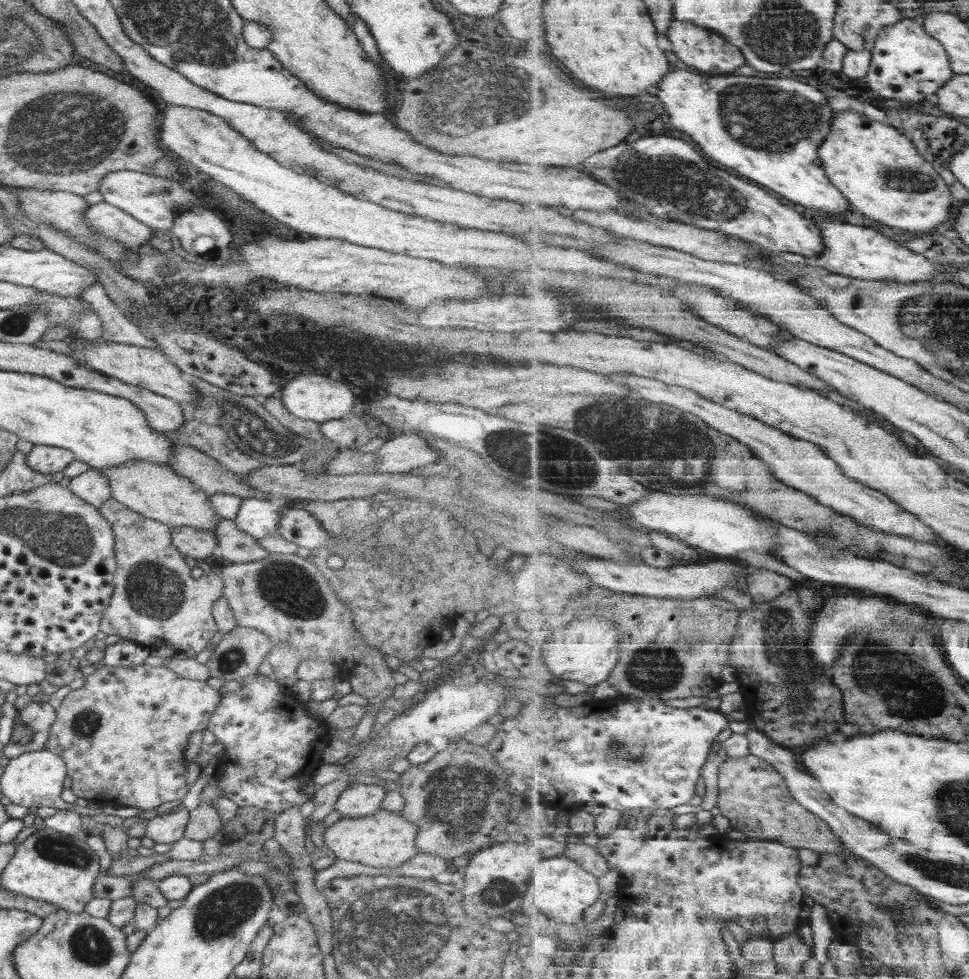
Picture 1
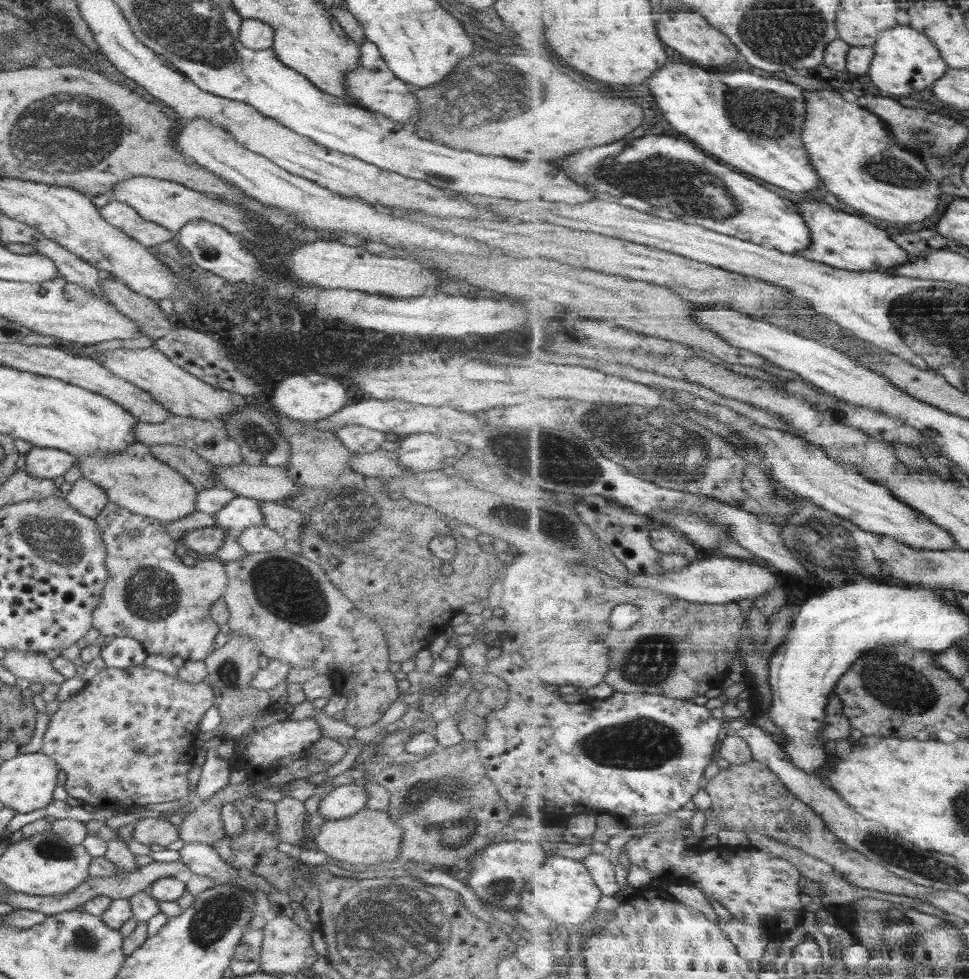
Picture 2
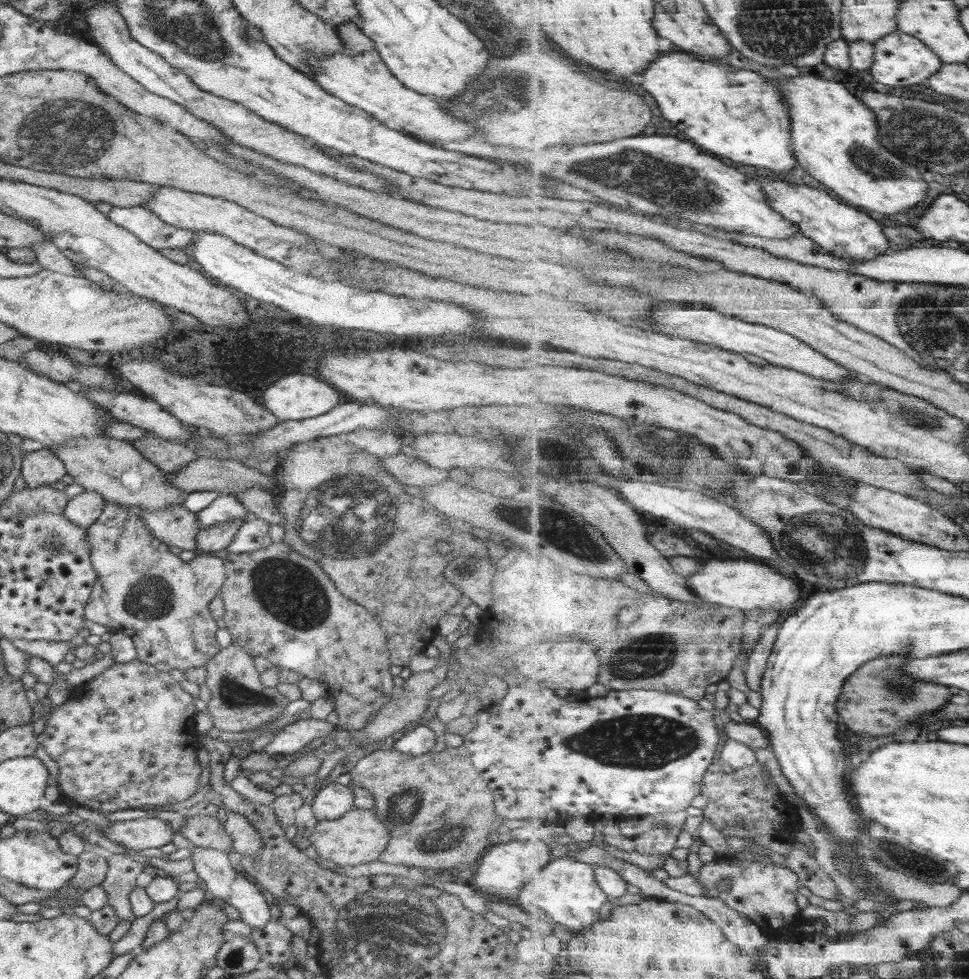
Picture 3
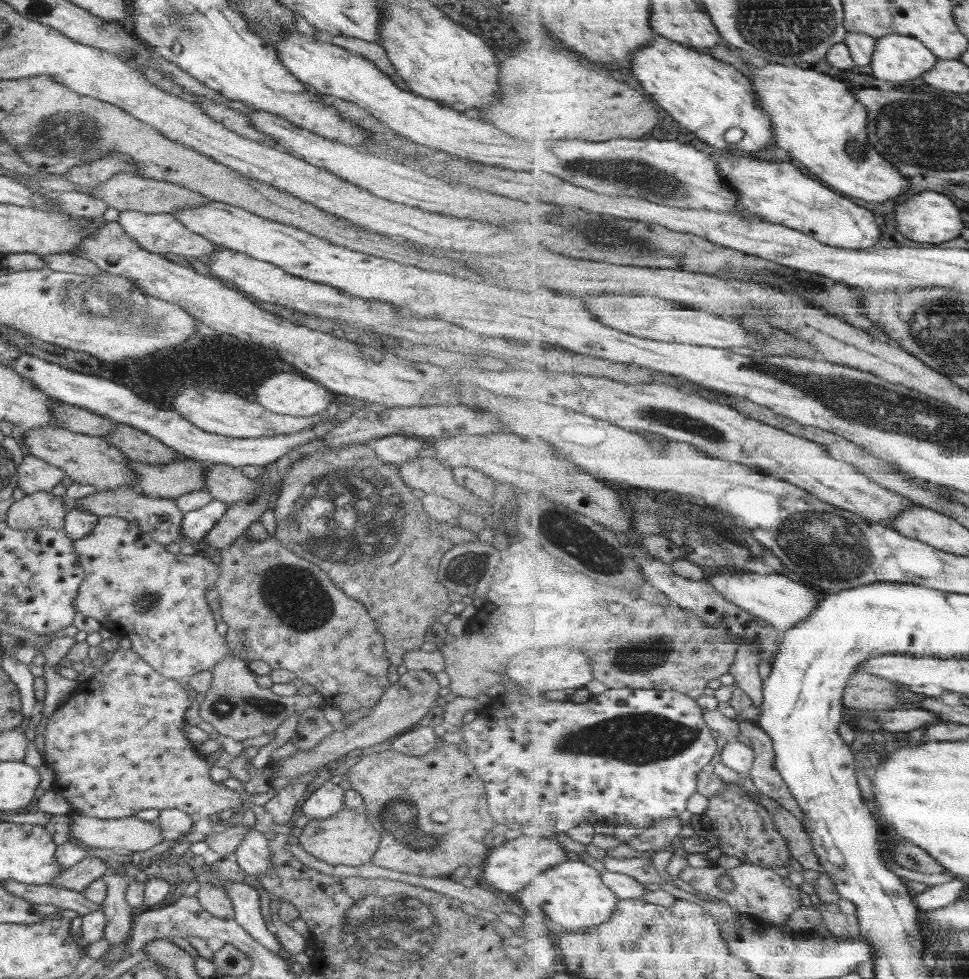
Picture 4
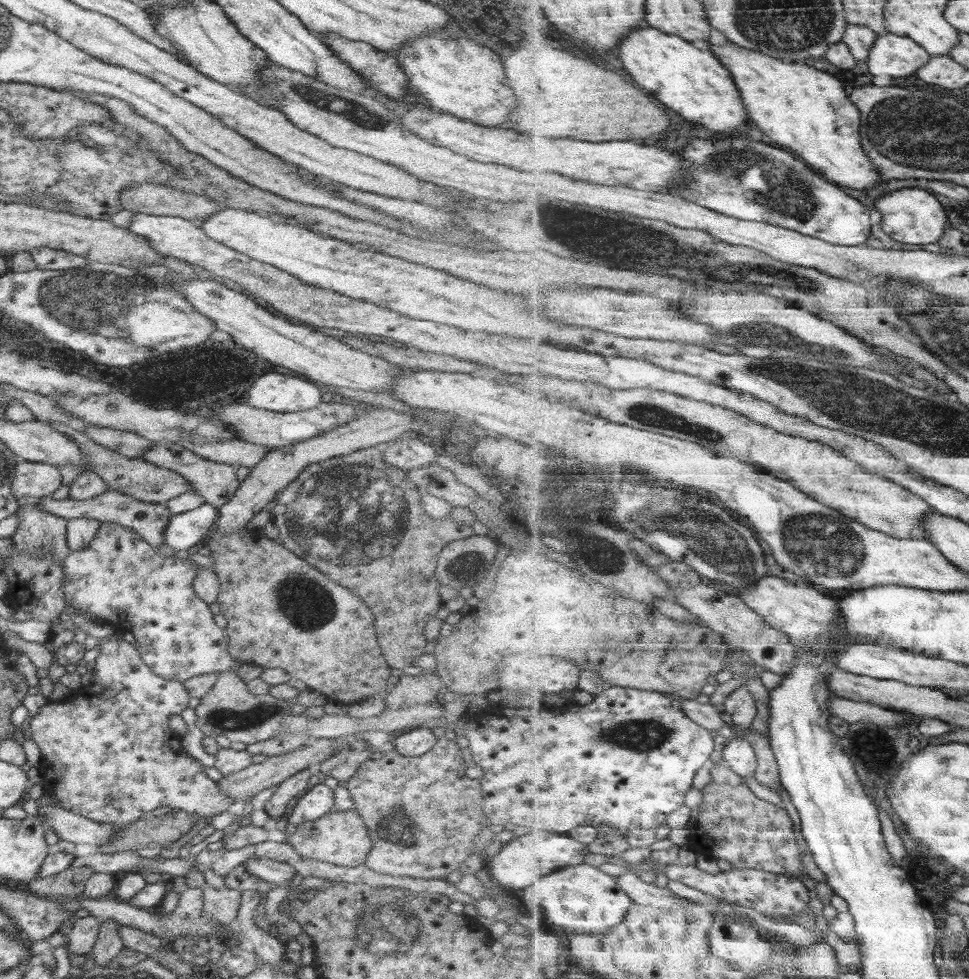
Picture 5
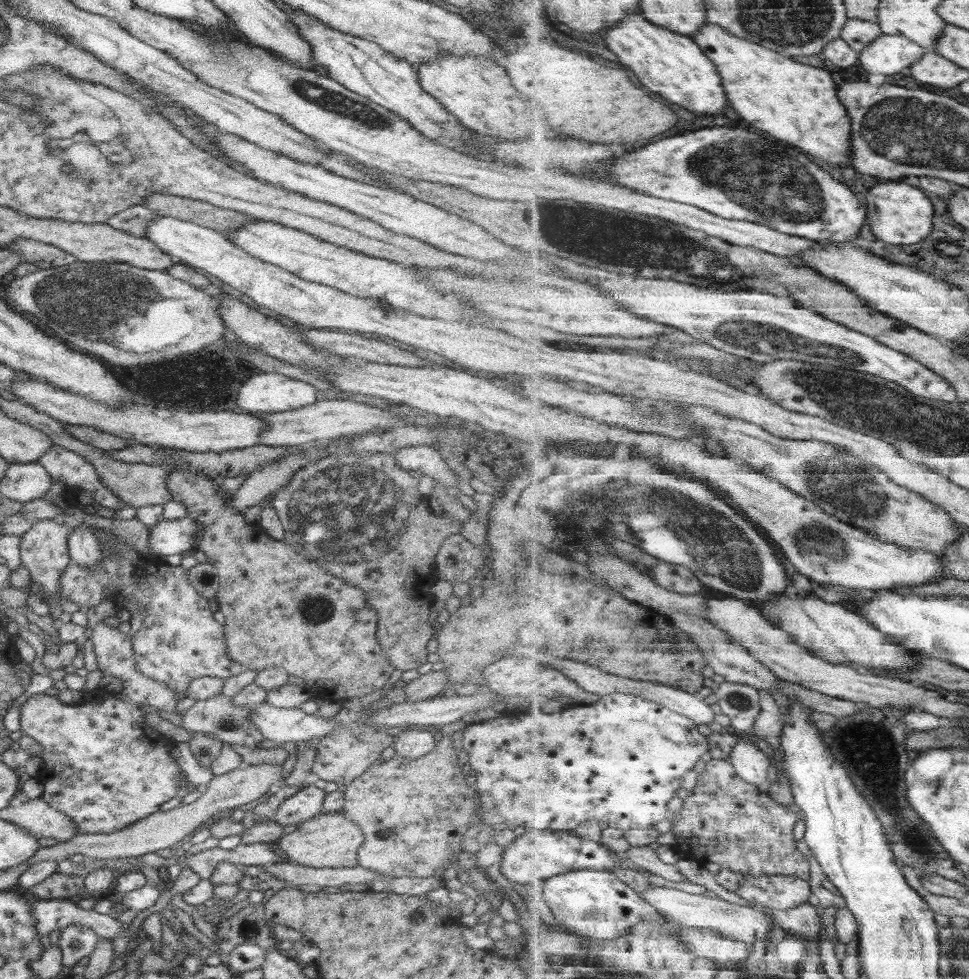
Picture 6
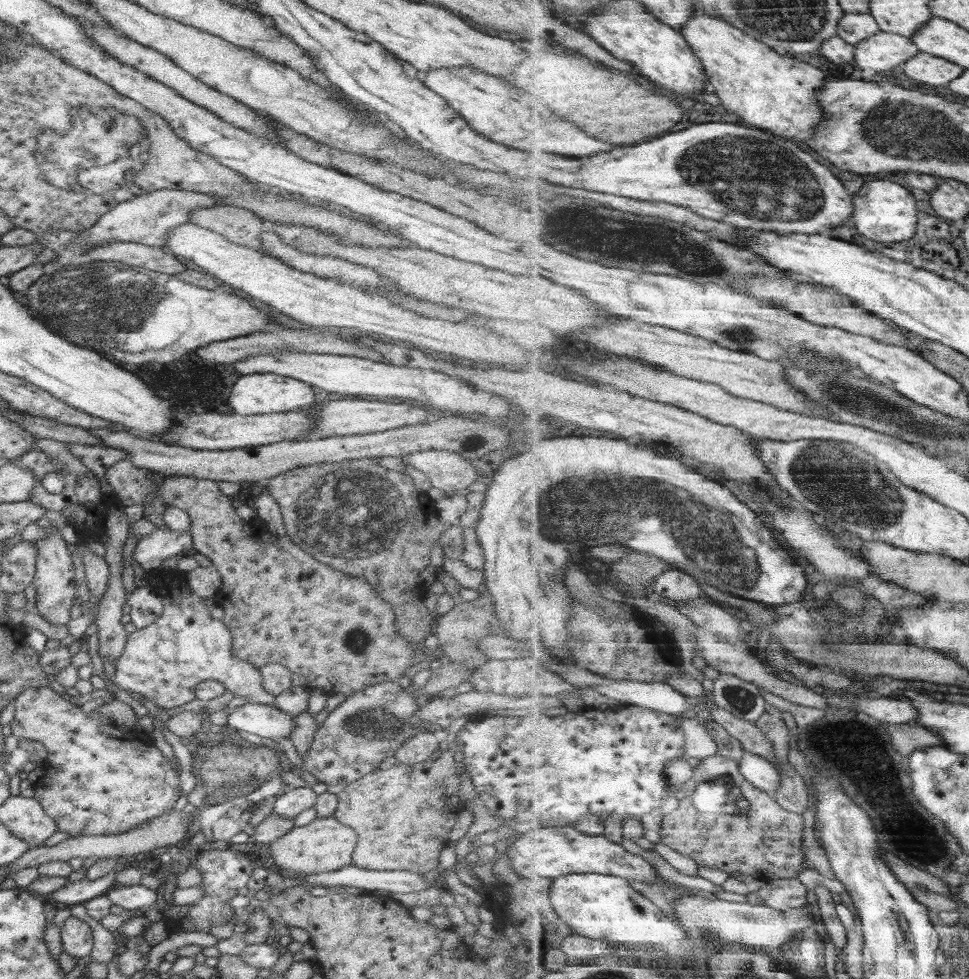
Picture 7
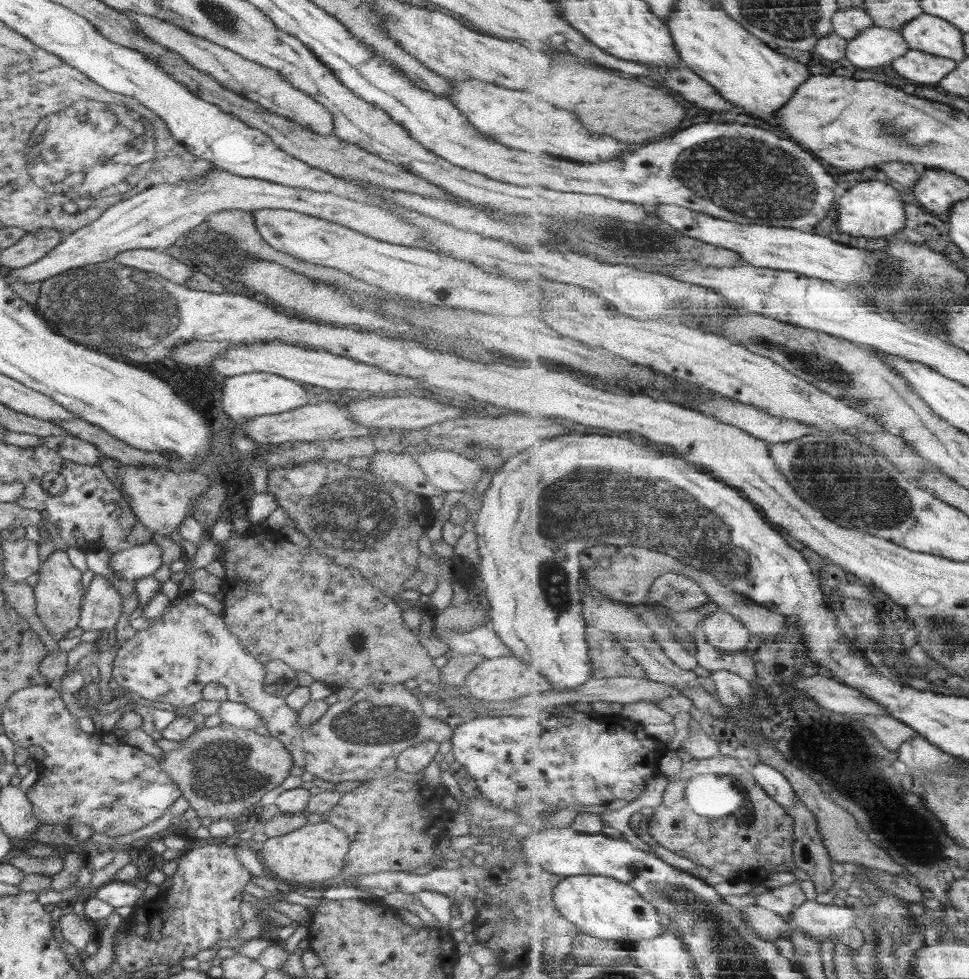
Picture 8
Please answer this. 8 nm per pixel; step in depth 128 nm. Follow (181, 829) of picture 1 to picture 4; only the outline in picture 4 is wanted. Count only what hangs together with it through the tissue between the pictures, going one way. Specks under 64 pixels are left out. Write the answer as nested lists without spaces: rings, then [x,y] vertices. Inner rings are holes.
[[[77,816],[72,818],[70,827],[70,835],[81,840],[88,846],[96,847],[97,849],[105,850],[109,855],[113,848],[123,848],[133,852],[144,852],[157,844],[160,844],[164,839],[164,833],[158,820],[153,822],[144,822],[137,817],[127,817],[124,819],[98,819],[88,816]]]

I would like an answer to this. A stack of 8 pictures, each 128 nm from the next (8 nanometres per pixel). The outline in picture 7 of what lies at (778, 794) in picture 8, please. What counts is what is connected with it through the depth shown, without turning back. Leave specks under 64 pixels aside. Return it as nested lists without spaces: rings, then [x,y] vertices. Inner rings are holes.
[[[746,751],[740,762],[743,776],[757,788],[776,796],[780,789],[780,770],[770,759]]]

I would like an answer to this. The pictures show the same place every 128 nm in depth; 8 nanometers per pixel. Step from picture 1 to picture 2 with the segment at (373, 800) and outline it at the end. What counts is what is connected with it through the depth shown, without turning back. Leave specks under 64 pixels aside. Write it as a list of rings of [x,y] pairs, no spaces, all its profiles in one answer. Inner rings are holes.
[[[354,782],[348,786],[338,785],[318,806],[317,813],[326,821],[339,820],[354,816],[359,810],[366,809],[368,791],[361,782]]]

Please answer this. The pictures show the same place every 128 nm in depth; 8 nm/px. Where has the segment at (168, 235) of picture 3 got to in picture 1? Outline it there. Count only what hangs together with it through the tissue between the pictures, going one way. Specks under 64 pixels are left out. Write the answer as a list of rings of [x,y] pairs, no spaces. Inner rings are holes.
[[[103,200],[87,207],[85,223],[103,237],[122,243],[129,250],[136,250],[149,242],[153,228],[140,222],[131,214]]]

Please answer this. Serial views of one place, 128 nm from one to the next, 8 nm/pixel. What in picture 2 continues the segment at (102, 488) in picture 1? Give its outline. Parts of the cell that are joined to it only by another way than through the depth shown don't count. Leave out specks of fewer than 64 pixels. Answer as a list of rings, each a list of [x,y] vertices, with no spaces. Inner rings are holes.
[[[85,478],[78,479],[72,485],[72,489],[68,492],[65,499],[80,514],[94,519],[109,503],[109,498],[106,496],[104,490]]]

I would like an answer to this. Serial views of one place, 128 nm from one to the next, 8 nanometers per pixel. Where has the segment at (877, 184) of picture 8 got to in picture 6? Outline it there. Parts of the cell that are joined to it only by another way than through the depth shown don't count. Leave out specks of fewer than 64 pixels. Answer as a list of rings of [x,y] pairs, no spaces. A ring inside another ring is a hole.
[[[888,182],[874,186],[867,192],[866,198],[869,212],[867,223],[879,242],[883,240],[889,244],[916,244],[930,236],[930,232],[934,230],[936,208],[922,188],[907,182]]]

